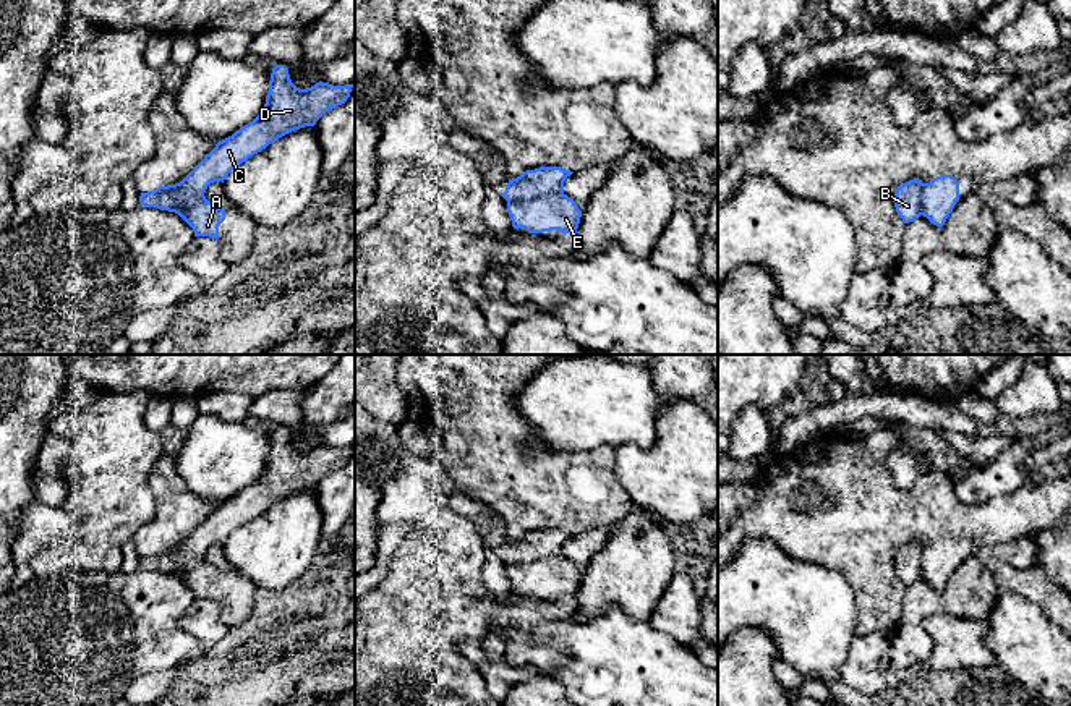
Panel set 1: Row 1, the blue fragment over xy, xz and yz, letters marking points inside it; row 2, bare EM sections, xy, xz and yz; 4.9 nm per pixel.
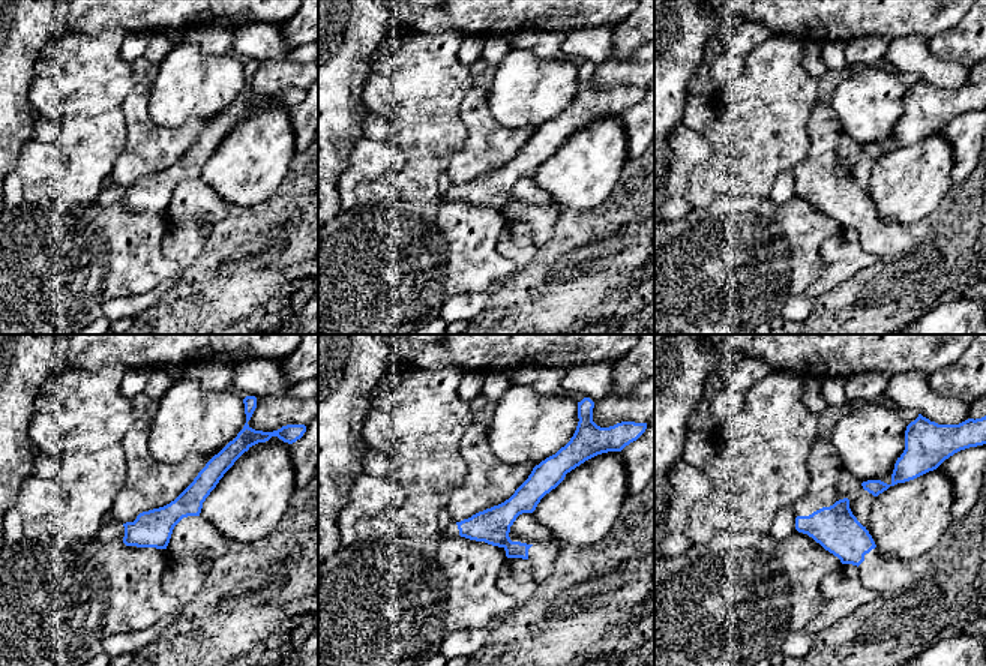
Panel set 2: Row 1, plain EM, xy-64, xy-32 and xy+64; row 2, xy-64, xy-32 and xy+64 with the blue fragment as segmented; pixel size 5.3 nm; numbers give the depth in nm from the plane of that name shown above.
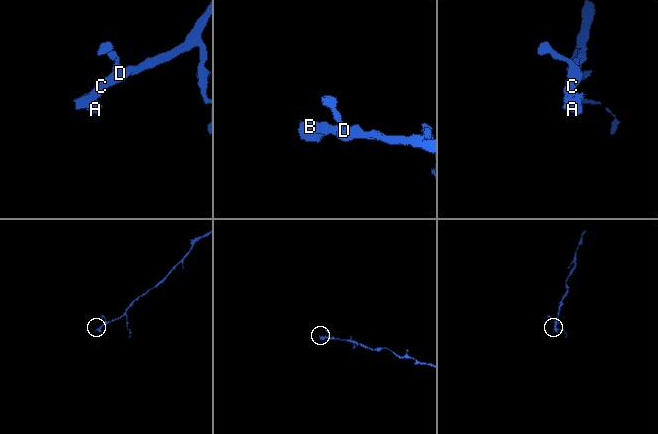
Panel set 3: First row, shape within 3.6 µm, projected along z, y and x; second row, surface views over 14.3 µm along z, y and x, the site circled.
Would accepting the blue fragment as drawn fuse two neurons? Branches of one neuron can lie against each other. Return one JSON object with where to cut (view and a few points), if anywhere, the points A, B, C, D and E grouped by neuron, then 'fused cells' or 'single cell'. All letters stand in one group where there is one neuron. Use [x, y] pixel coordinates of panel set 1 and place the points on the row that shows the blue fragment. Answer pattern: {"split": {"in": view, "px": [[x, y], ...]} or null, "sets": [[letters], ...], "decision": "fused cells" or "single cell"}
{"split": {"in": "xz", "px": [[563, 191], [507, 201]]}, "sets": [["A", "E"], ["B", "C", "D"]], "decision": "fused cells"}

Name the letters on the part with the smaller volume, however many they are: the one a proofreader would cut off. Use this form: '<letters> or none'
A, E

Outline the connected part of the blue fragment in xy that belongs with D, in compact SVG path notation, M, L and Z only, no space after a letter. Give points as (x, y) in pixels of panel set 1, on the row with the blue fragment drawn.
M275 65L271 73L269 92L262 112L215 147L175 186L185 193L204 194L214 181L228 173L279 138L305 128L331 108L347 102L353 84L334 86L316 83L311 87L297 87L285 65Z

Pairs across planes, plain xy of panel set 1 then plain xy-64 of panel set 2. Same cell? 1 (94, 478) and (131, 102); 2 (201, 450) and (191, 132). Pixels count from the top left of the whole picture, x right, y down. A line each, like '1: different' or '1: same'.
1: different
2: different

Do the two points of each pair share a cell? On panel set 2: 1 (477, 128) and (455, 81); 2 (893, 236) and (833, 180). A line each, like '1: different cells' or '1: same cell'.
1: different cells
2: same cell

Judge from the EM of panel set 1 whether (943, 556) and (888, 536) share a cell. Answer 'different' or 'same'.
same

